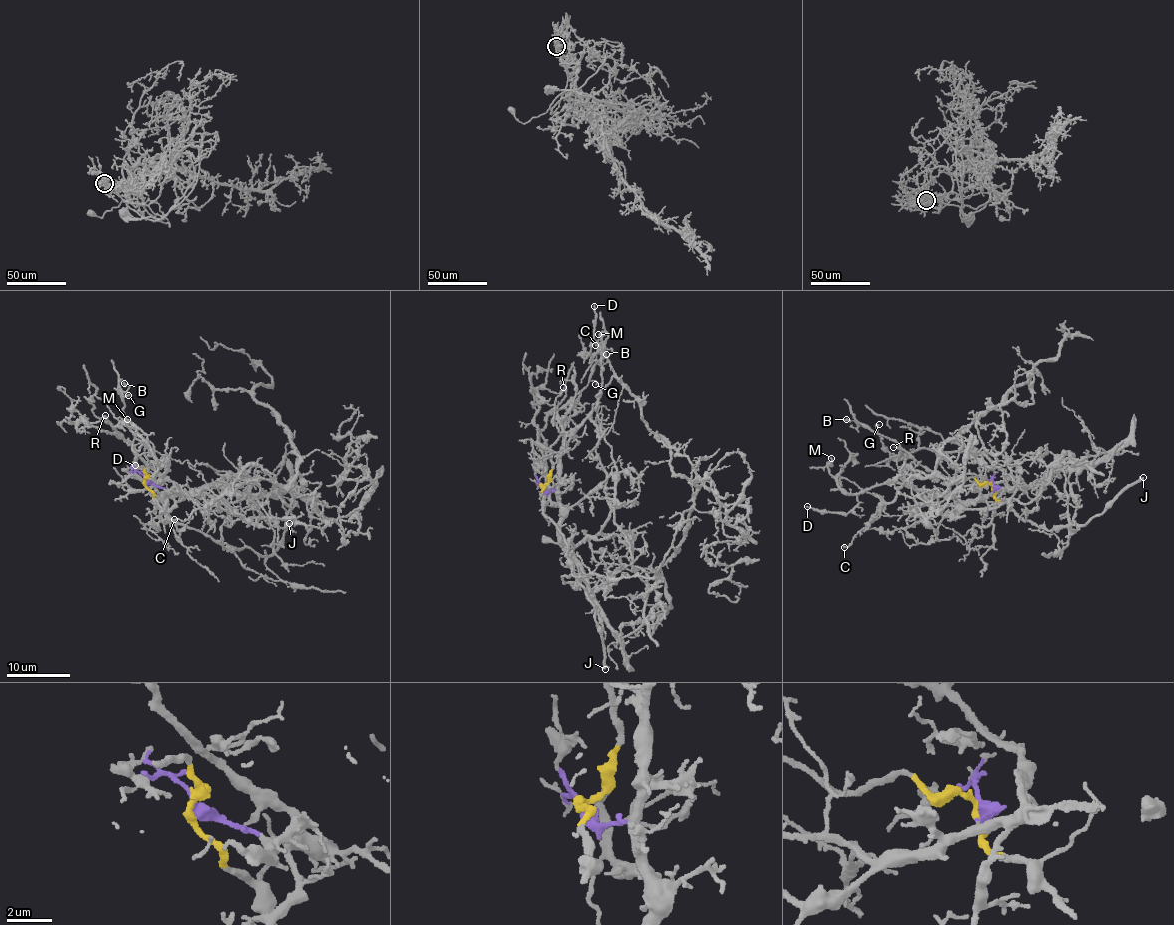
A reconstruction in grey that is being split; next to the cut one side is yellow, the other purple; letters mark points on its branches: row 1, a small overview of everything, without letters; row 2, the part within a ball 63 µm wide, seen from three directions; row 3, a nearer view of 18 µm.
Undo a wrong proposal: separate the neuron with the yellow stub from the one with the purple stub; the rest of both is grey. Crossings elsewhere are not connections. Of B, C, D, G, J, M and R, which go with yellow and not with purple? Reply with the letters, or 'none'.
B, G, J

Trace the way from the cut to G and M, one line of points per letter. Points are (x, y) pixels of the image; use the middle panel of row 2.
G: (543, 485), (551, 467), (550, 445), (574, 413), (579, 392), (589, 380), (596, 384)
M: (543, 486), (546, 491), (556, 490), (562, 448), (597, 406), (602, 381), (601, 352), (609, 335), (599, 334)

